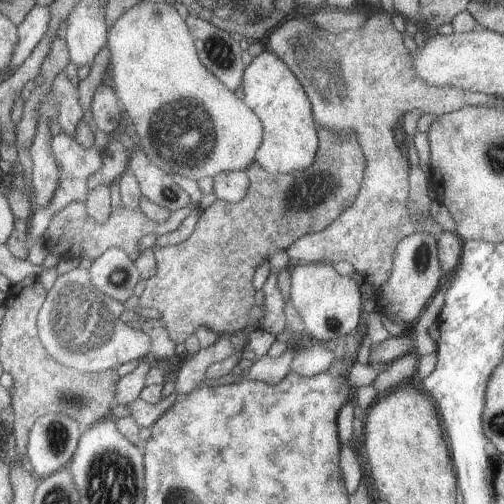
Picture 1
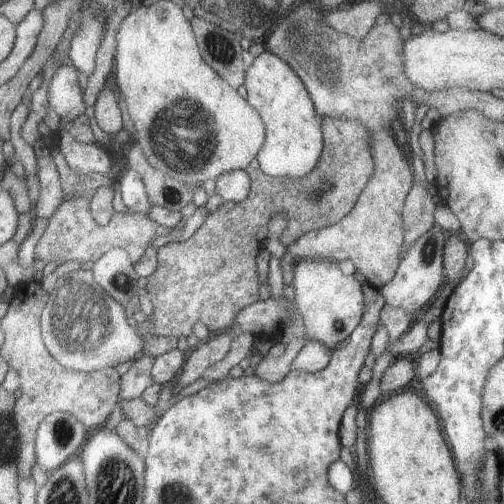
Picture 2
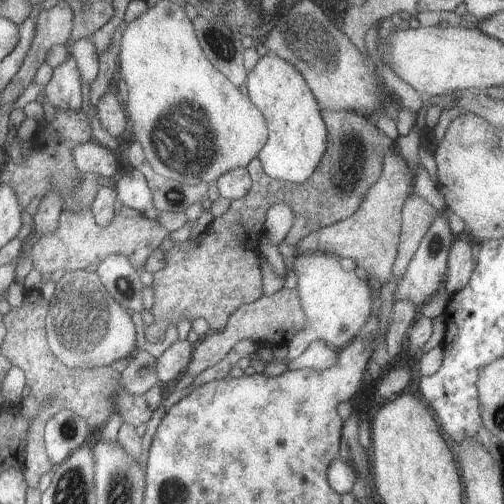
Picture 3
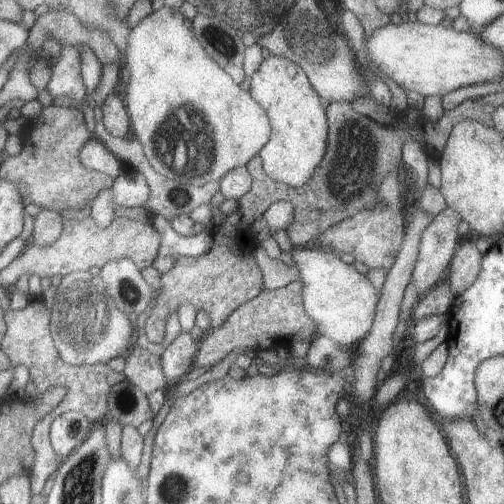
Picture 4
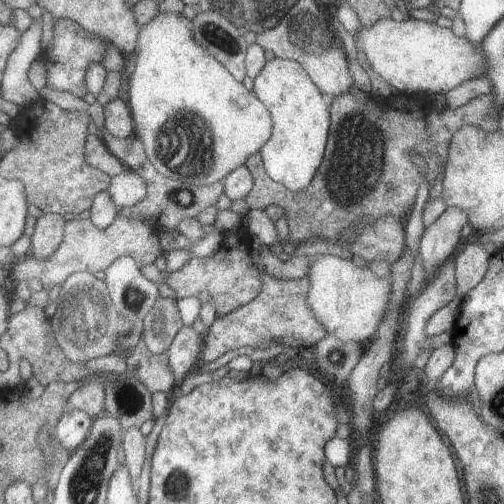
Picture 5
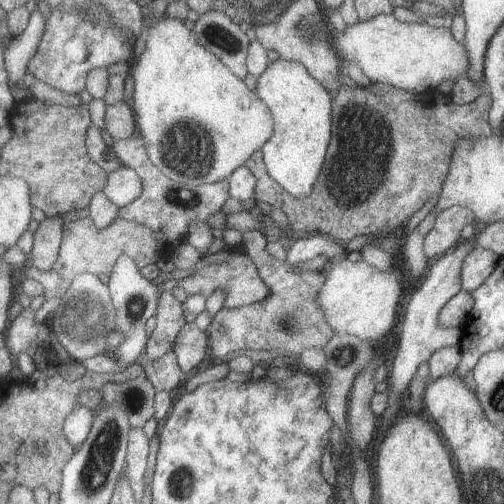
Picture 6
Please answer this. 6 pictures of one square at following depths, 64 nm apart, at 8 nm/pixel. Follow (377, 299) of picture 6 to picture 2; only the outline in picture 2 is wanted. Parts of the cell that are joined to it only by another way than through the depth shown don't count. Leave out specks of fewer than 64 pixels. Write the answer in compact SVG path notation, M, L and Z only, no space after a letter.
M315 258L315 260L295 260L295 274L291 282L295 290L295 308L303 318L303 338L291 340L285 348L285 352L279 358L271 358L269 354L253 368L253 376L265 380L265 382L279 382L285 378L285 374L291 370L291 362L297 356L297 352L307 342L321 342L329 350L339 348L343 340L349 338L349 334L359 326L363 316L363 292L361 284L353 276L341 274L337 262Z

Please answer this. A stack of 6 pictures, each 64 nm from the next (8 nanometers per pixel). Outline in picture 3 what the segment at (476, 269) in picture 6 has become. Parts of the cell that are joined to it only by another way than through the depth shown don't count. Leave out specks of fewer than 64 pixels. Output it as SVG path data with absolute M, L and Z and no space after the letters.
M455 238L451 242L449 258L447 258L447 280L443 284L443 290L453 296L459 292L467 282L471 272L475 270L475 258L471 256L471 244L465 238Z

